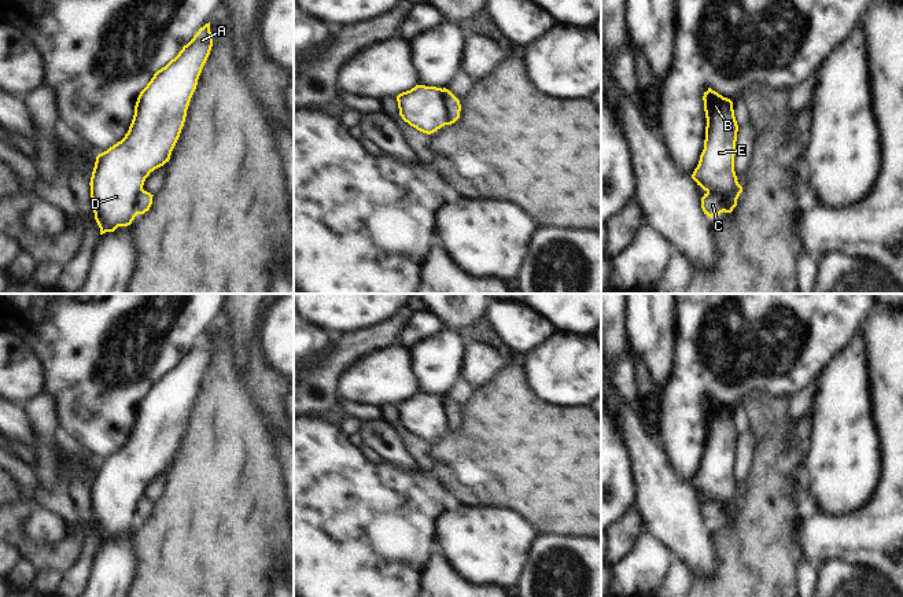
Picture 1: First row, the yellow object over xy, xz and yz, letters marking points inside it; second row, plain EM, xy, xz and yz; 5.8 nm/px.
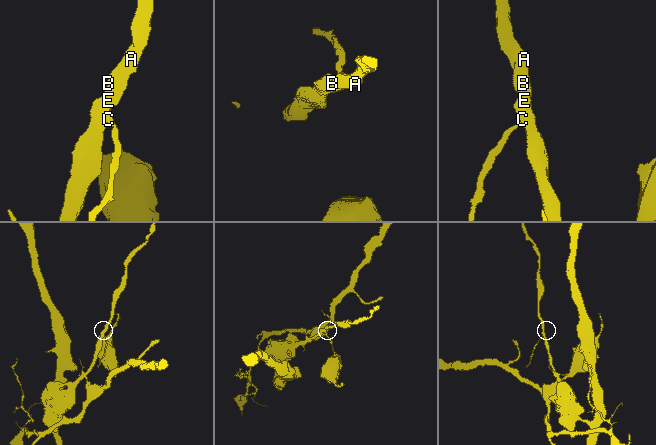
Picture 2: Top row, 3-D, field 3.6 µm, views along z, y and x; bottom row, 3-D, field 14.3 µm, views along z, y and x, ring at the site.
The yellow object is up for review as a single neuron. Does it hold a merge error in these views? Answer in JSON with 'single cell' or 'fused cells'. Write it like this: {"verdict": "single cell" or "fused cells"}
{"verdict": "fused cells"}

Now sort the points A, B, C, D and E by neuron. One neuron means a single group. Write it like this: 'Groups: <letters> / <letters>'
Groups: A B D E / C

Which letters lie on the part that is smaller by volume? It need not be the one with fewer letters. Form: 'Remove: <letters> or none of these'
Remove: C

